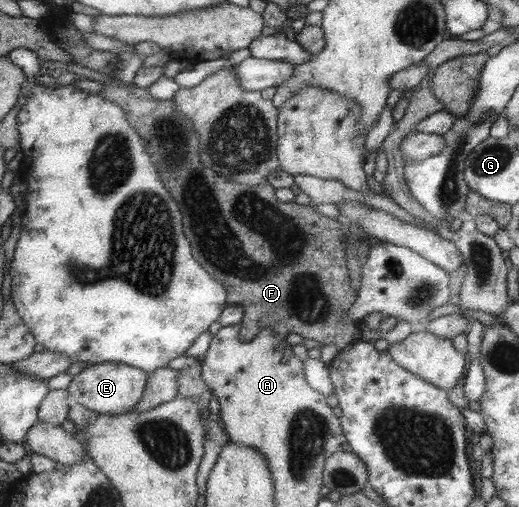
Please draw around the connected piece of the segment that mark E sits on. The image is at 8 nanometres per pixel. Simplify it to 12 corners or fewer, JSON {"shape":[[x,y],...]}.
{"shape":[[122,363],[90,365],[69,393],[98,414],[124,414],[148,373]]}

